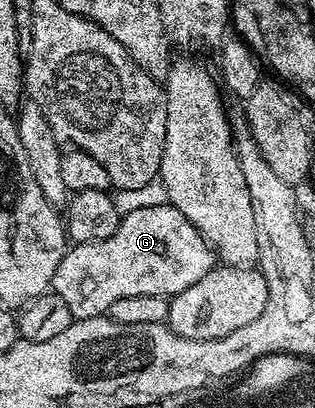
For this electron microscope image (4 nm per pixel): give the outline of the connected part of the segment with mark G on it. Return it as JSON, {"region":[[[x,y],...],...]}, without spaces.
{"region":[[[164,204],[157,208],[140,208],[137,212],[122,215],[119,227],[107,239],[96,242],[81,242],[72,245],[64,254],[61,264],[57,264],[57,272],[51,281],[51,290],[65,304],[69,304],[72,319],[97,318],[110,311],[113,300],[121,300],[125,296],[161,296],[167,298],[185,292],[189,284],[197,284],[205,272],[215,269],[217,255],[208,246],[207,241],[185,220],[177,207]]]}

